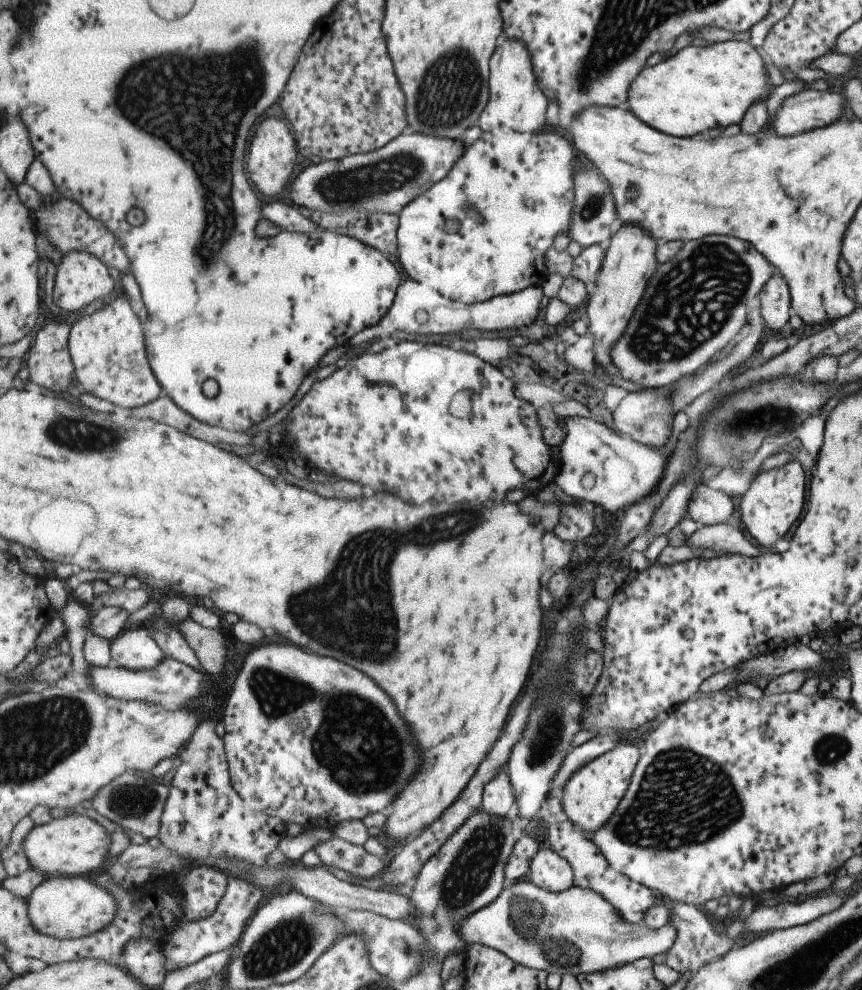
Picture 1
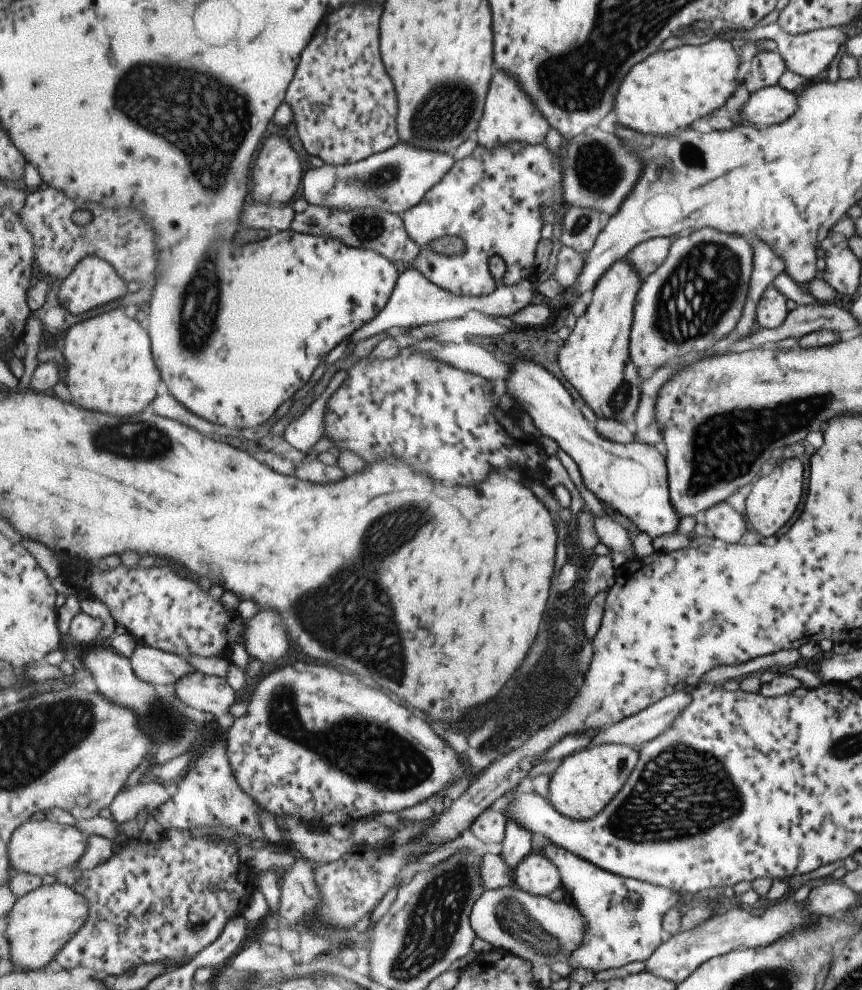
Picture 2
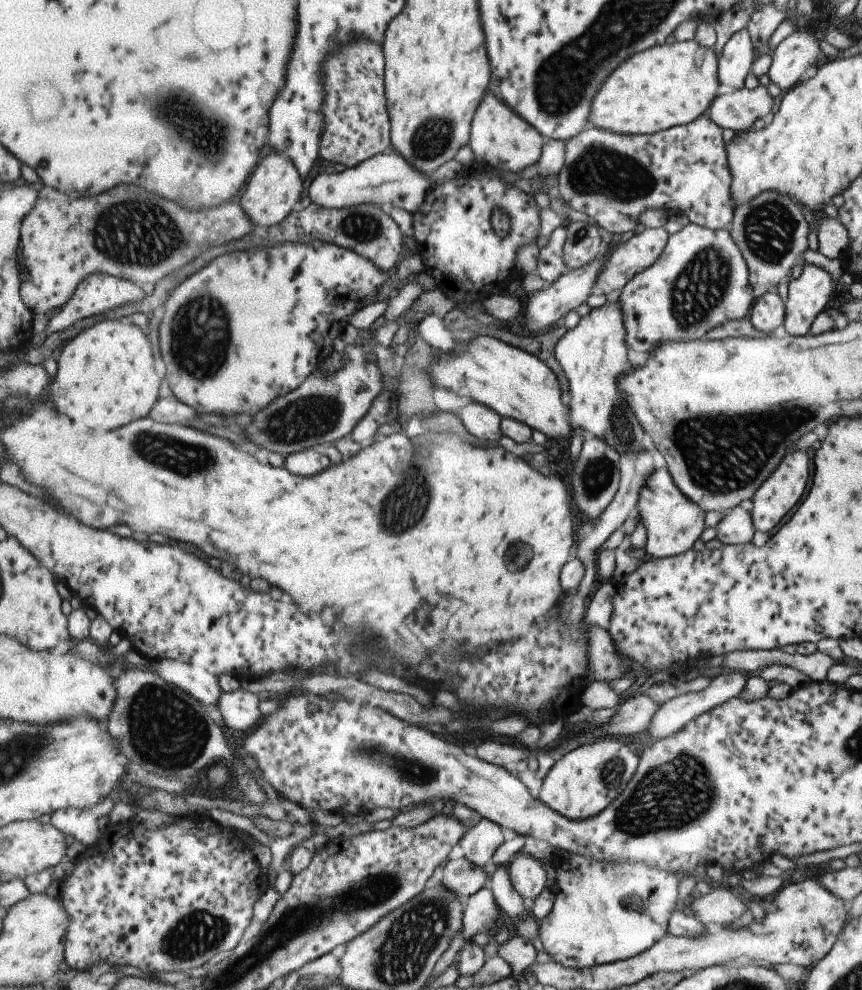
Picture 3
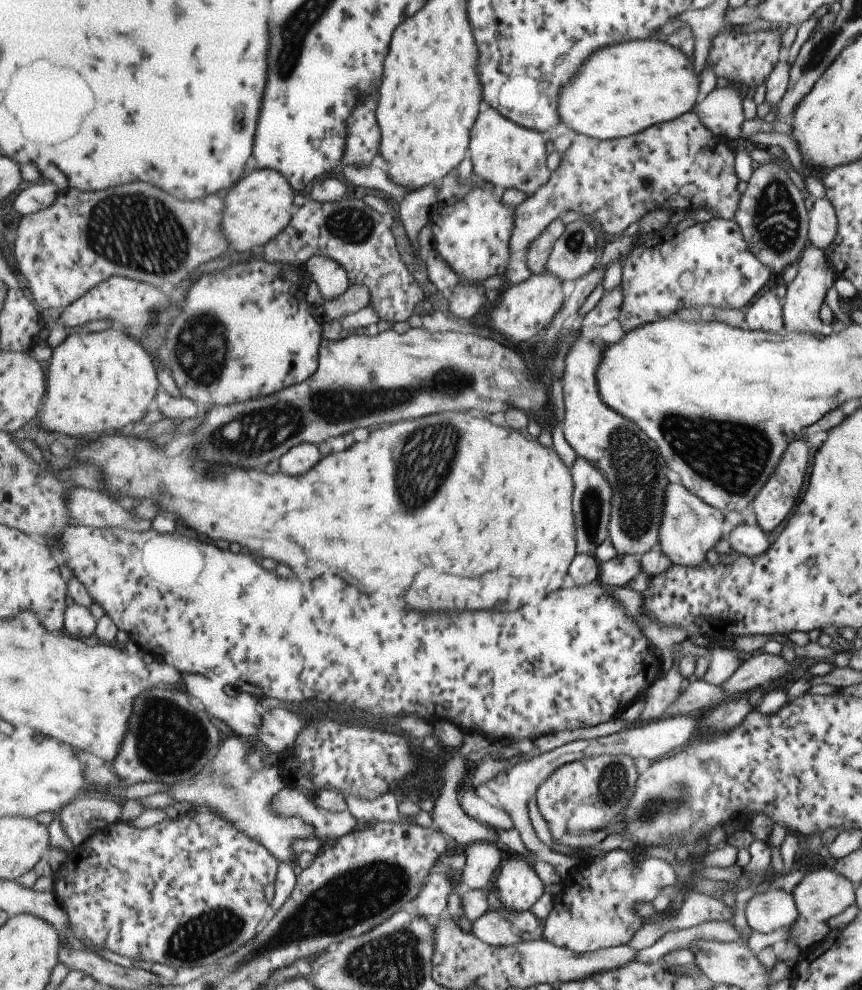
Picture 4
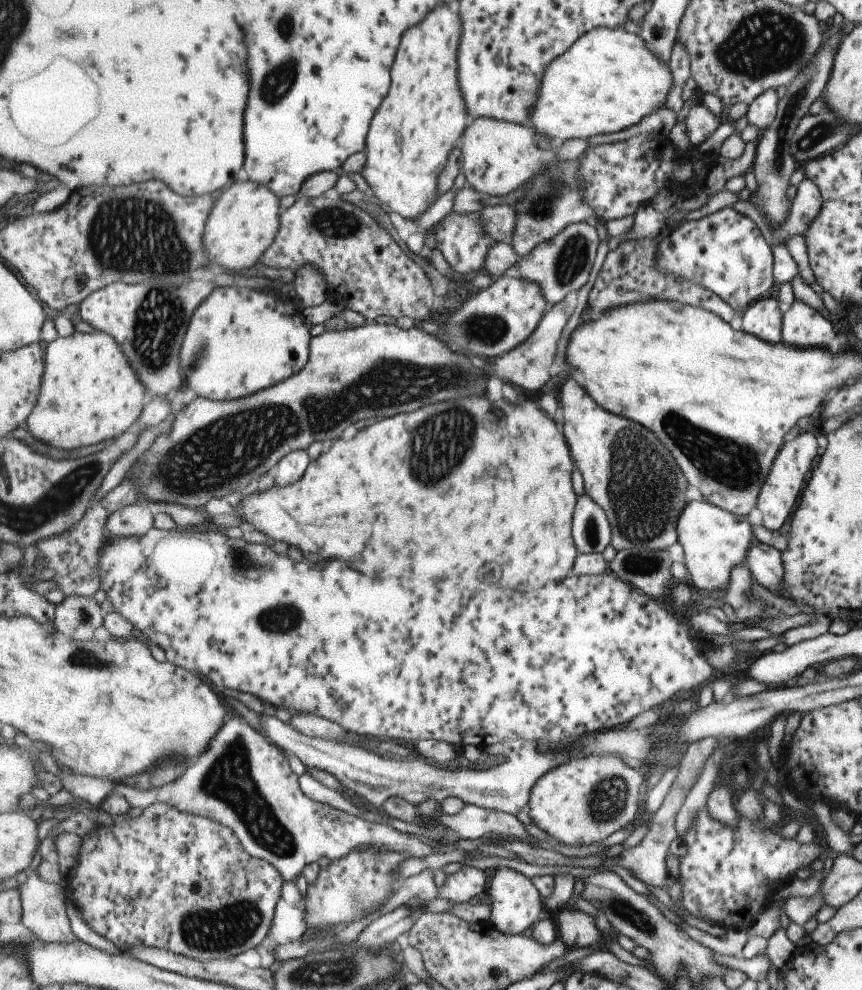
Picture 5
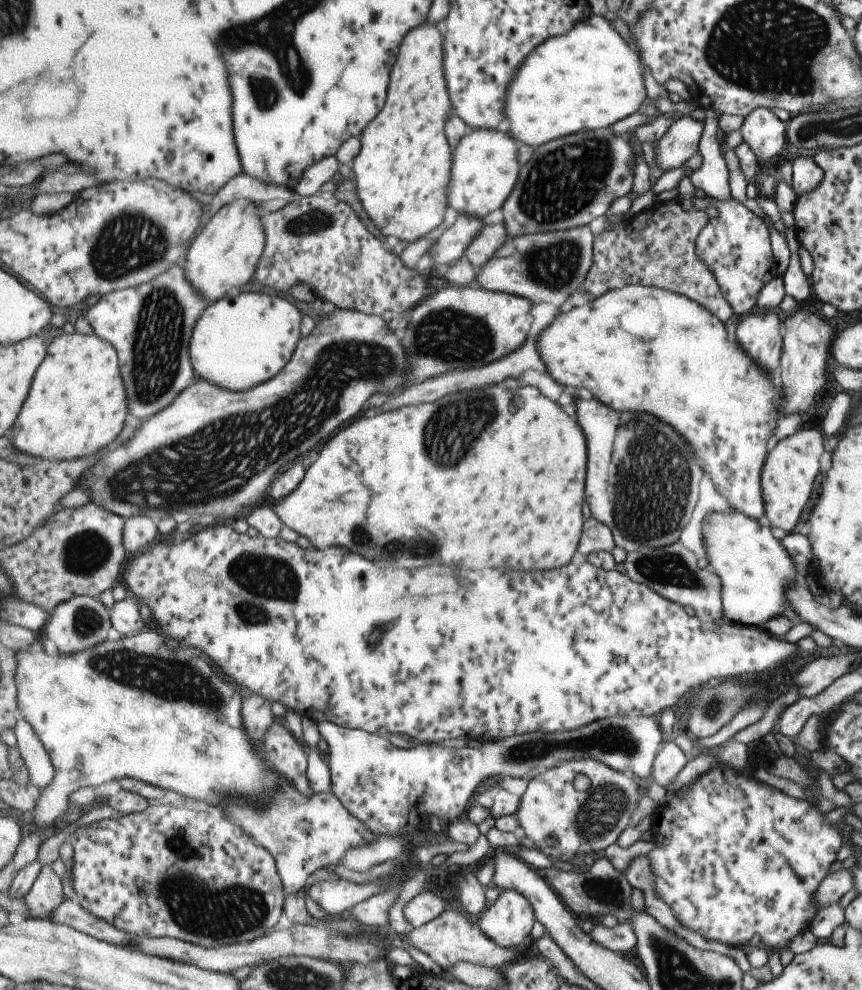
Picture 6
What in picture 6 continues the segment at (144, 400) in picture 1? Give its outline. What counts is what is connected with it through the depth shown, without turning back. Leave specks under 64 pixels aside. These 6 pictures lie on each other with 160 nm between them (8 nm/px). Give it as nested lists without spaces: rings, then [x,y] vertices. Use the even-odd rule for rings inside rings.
[[[63,332],[53,338],[47,349],[46,359],[34,376],[27,404],[9,434],[13,446],[25,454],[49,460],[71,460],[91,457],[111,448],[125,427],[130,413],[127,387],[117,358],[117,350],[110,341],[97,334],[83,335]]]

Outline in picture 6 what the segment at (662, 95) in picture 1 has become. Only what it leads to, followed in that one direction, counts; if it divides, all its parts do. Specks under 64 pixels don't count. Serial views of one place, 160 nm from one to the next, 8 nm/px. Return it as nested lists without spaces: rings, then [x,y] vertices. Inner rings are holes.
[[[592,13],[571,28],[571,32],[545,40],[535,52],[523,60],[523,67],[515,74],[506,96],[504,129],[515,140],[534,149],[555,139],[581,131],[608,128],[619,120],[629,118],[648,103],[645,76],[639,52],[619,34],[611,20]]]

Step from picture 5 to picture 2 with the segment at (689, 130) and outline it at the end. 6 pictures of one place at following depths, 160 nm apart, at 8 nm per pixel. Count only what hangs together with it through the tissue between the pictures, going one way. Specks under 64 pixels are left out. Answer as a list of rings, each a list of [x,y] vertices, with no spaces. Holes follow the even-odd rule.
[[[777,85],[765,87],[750,94],[741,122],[759,124],[759,126],[771,126],[782,123],[796,111],[797,92],[788,91]]]

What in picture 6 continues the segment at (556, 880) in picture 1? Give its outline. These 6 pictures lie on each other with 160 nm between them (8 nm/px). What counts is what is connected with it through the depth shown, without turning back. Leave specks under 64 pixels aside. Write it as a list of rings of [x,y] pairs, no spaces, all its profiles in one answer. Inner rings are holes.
[[[502,890],[495,903],[487,908],[479,919],[480,926],[489,940],[503,948],[524,948],[532,942],[532,932],[534,931],[537,917],[534,906],[531,902],[517,890]]]

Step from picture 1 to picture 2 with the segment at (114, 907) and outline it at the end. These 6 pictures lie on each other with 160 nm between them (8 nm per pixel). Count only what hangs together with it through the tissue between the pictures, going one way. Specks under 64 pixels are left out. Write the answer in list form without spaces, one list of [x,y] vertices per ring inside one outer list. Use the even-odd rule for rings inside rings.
[[[58,883],[36,888],[18,898],[7,916],[3,931],[12,944],[12,960],[18,970],[37,971],[57,960],[62,948],[78,934],[90,919],[89,899],[73,887]]]

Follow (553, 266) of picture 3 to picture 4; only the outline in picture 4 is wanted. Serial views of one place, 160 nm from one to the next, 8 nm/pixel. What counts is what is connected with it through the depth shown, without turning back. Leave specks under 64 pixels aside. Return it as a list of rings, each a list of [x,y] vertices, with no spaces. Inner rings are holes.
[[[564,218],[557,219],[538,236],[538,239],[526,252],[525,261],[535,275],[542,275],[547,272],[547,263],[551,253],[566,230],[567,224],[564,222]]]

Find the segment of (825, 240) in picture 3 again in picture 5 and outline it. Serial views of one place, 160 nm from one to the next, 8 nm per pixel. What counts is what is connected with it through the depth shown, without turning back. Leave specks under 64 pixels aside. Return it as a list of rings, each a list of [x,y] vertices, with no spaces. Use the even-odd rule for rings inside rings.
[[[809,179],[803,180],[788,208],[786,221],[782,224],[788,237],[804,236],[809,225],[816,219],[820,211],[820,192]]]

